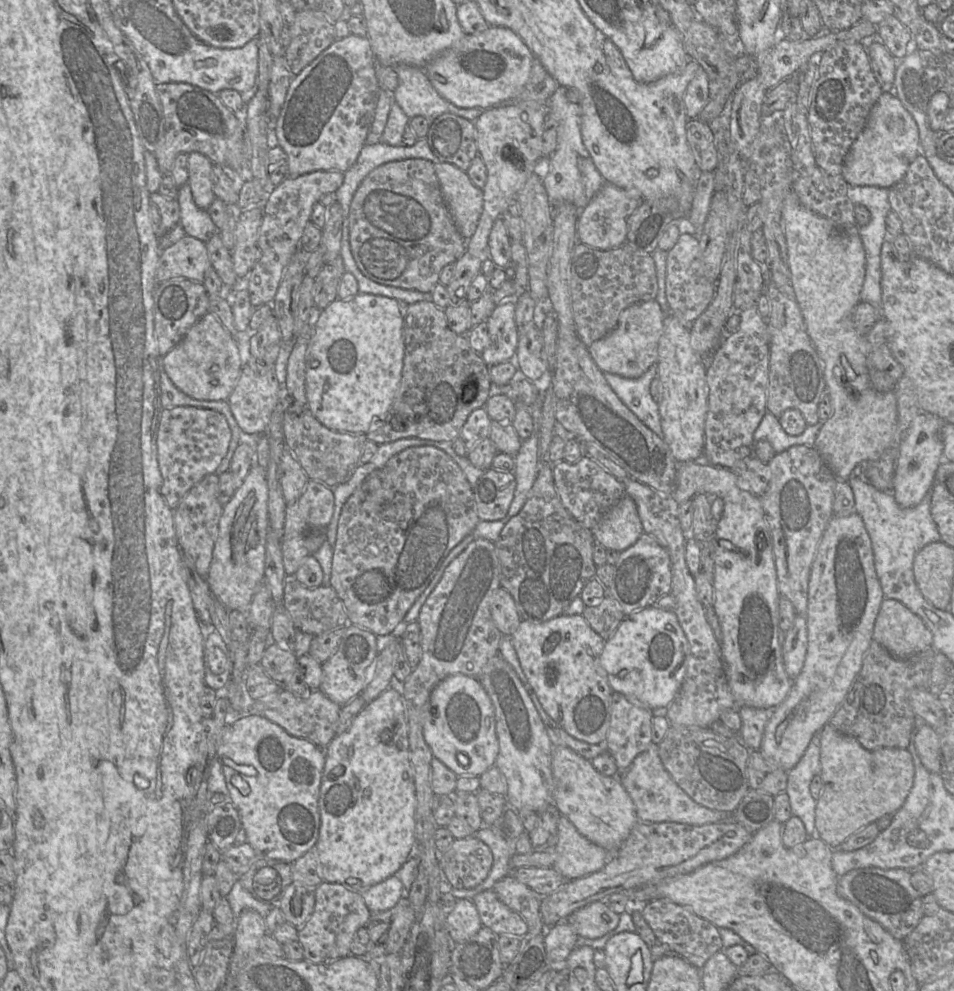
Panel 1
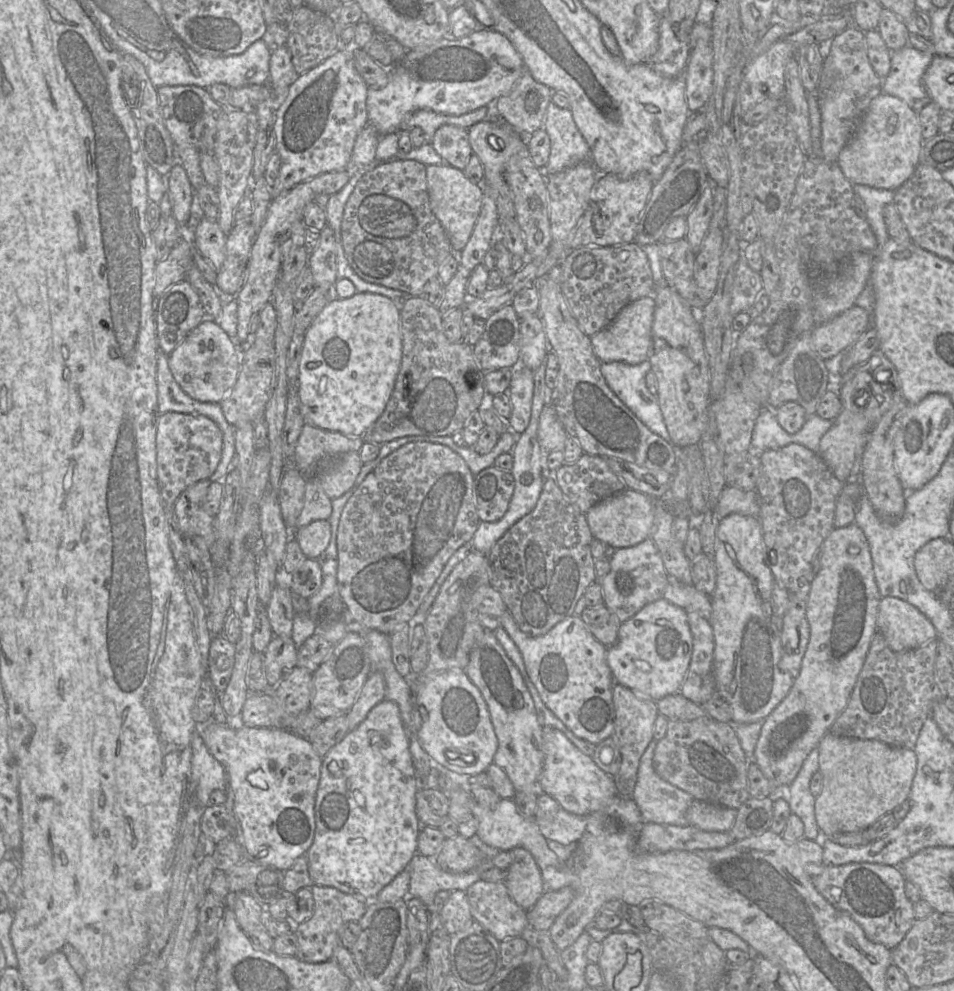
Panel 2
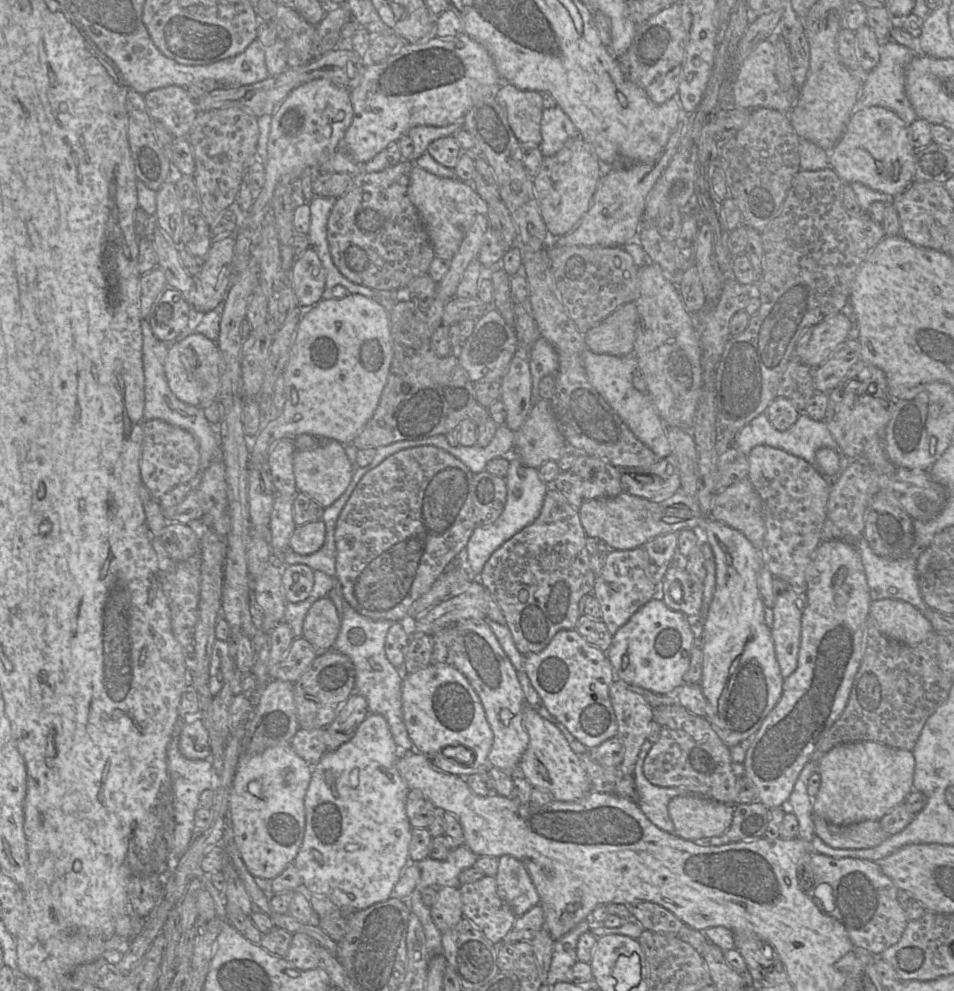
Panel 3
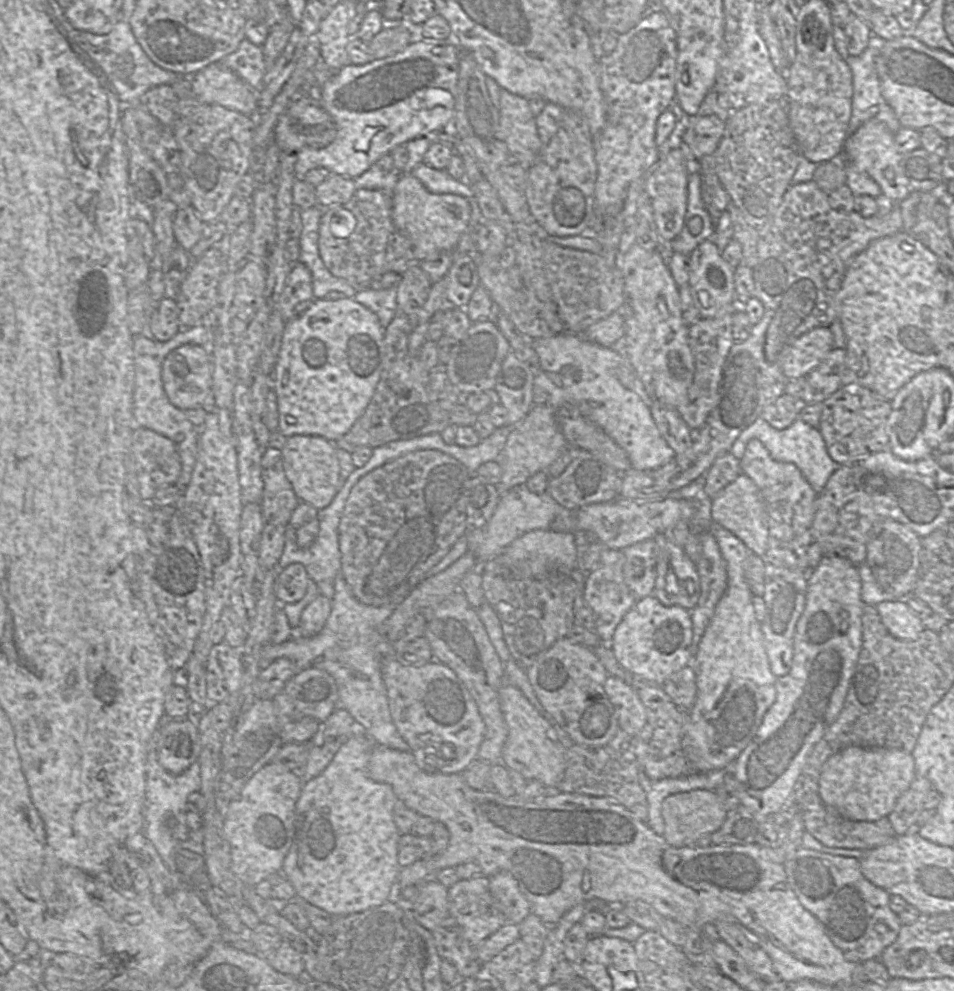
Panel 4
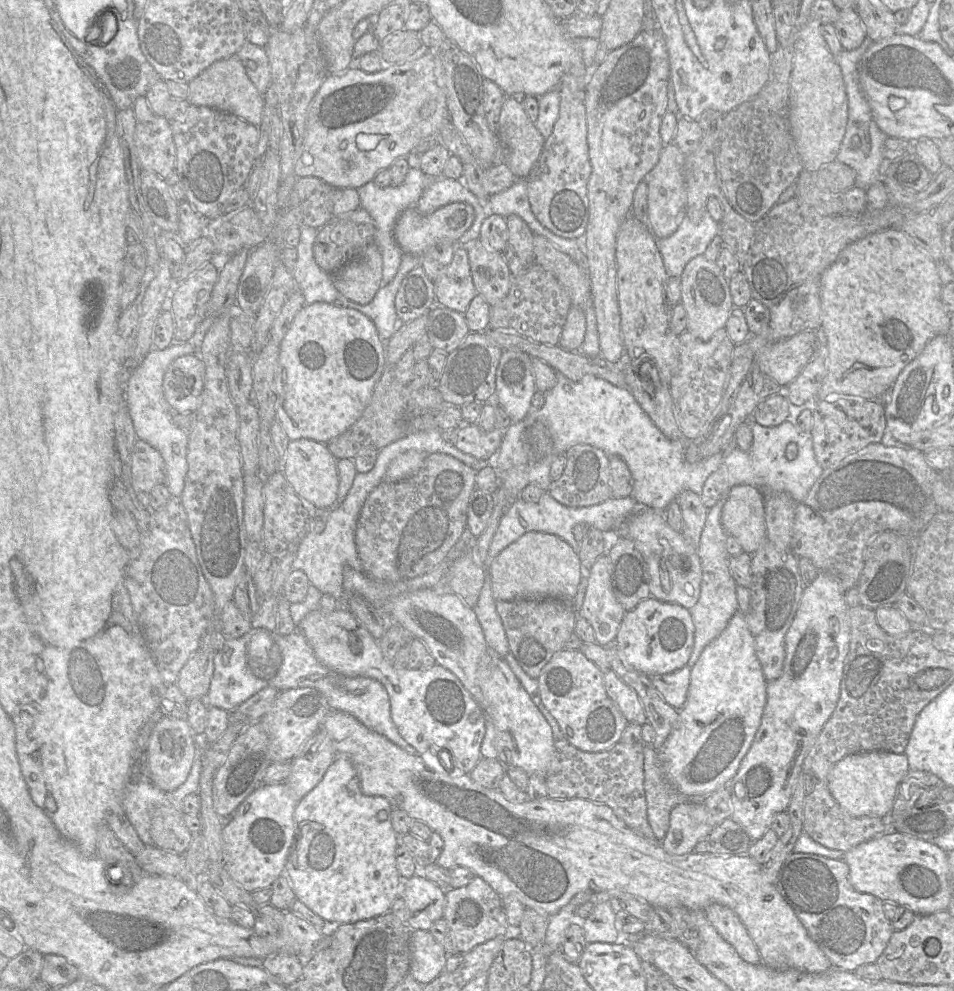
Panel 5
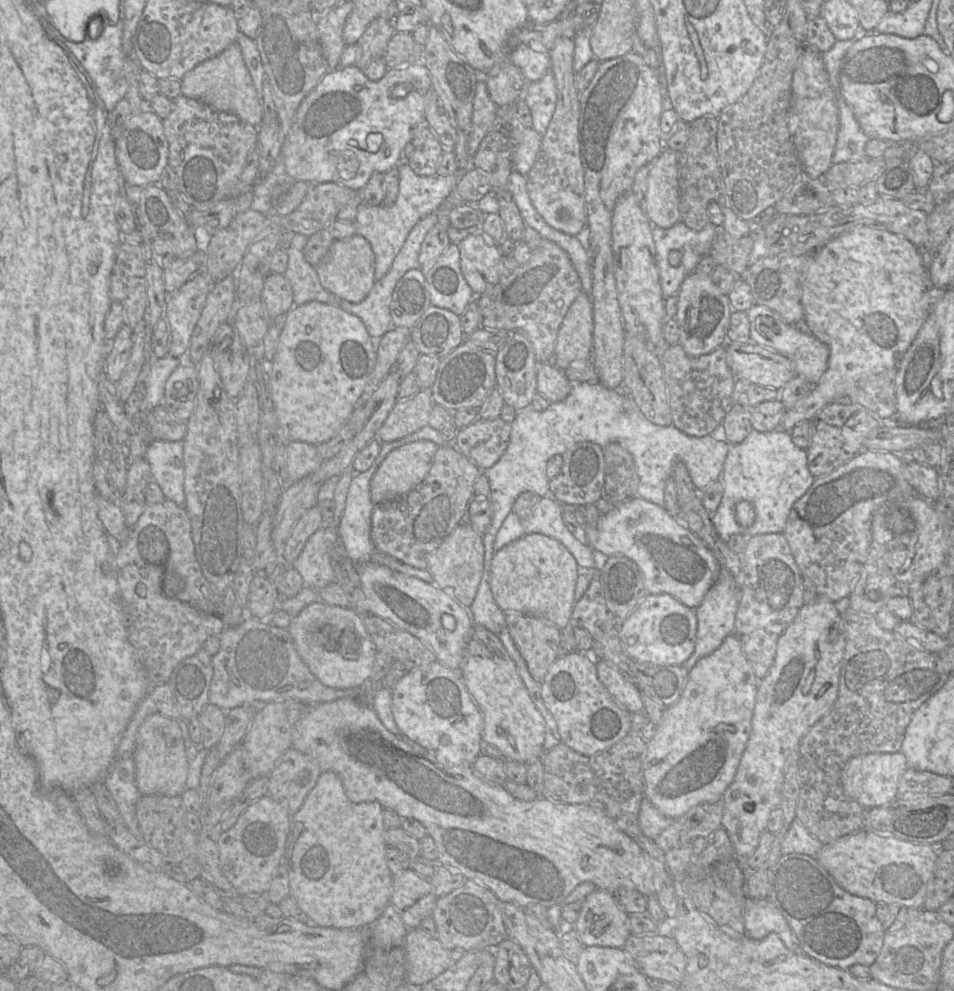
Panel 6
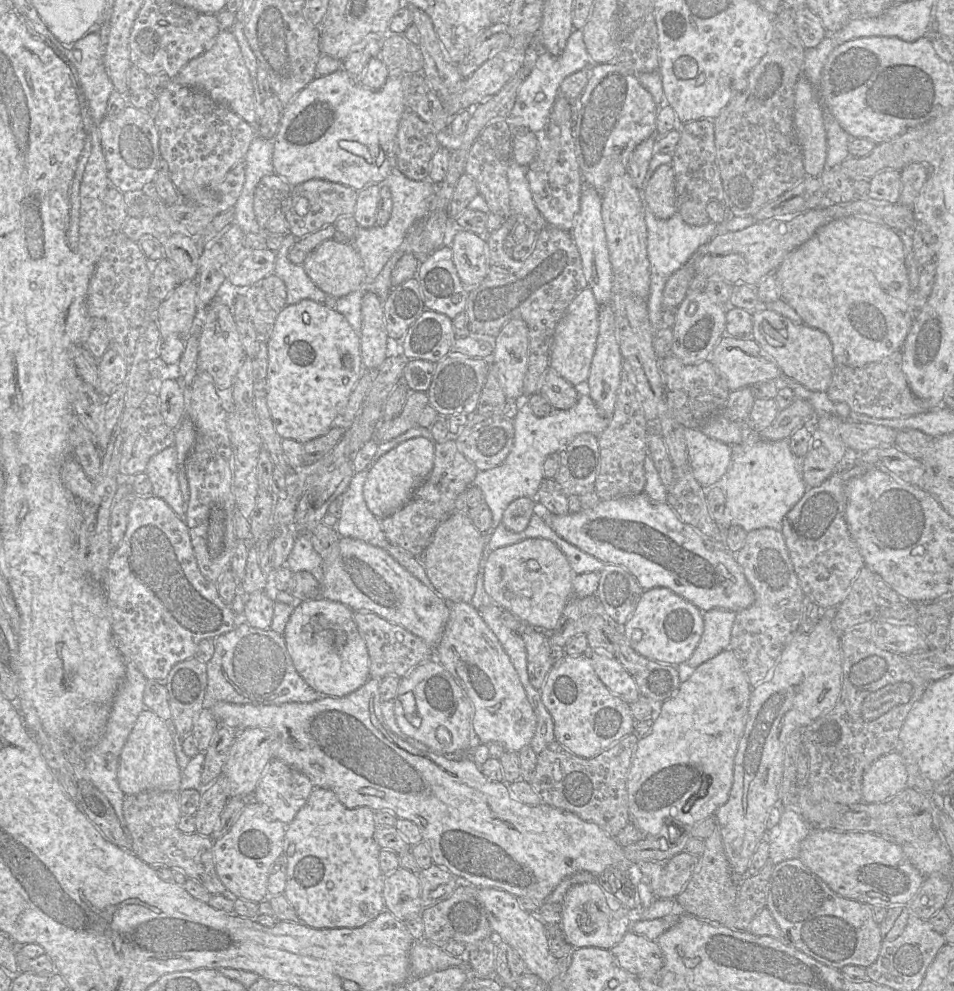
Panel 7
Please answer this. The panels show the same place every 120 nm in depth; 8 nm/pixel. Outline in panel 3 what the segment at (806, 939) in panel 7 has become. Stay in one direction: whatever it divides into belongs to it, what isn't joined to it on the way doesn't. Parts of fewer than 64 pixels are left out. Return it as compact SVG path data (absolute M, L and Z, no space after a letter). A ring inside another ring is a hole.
M809 851L798 863L799 887L824 912L823 897L832 892L834 910L826 915L841 923L853 945L865 949L874 956L896 944L907 924L905 909L897 900L898 889L883 872L877 862L840 858Z

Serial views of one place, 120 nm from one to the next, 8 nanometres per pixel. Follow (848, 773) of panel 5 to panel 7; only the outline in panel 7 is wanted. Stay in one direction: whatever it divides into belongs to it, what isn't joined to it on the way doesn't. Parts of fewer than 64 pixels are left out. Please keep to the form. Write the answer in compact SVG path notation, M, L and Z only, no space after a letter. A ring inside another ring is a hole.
M892 751L875 760L862 778L862 801L886 801L907 787L908 773L905 761L898 751Z

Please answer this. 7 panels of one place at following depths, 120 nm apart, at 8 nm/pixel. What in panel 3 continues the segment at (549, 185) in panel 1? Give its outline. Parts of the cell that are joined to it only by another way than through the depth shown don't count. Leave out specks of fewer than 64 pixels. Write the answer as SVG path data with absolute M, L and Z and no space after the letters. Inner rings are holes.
M557 106L543 110L541 135L540 150L543 157L549 157L559 152L570 139L579 134L569 117Z

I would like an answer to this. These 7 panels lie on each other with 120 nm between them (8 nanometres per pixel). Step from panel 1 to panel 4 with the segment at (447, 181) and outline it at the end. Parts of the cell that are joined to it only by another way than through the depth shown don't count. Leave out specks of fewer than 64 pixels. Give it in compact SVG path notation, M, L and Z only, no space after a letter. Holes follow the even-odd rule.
M402 173L392 190L392 220L397 230L410 242L413 254L423 262L441 251L453 251L461 236L468 230L471 206L456 194L434 194L429 192L419 179L411 173Z

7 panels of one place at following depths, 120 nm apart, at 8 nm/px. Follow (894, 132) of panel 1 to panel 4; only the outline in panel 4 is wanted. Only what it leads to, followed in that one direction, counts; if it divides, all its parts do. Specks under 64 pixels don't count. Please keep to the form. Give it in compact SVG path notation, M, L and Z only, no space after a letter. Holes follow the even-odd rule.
M872 118L861 125L846 138L842 155L847 163L857 170L867 173L875 180L880 186L882 194L894 202L900 202L911 194L912 190L907 186L903 169L900 167L902 154L897 150L895 134L884 122Z

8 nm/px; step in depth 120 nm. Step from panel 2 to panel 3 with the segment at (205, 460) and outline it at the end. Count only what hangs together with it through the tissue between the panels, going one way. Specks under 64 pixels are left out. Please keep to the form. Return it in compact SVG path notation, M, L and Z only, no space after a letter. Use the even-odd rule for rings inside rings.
M145 420L140 458L142 484L154 499L179 484L186 484L200 471L200 451L195 437L186 430L163 420Z

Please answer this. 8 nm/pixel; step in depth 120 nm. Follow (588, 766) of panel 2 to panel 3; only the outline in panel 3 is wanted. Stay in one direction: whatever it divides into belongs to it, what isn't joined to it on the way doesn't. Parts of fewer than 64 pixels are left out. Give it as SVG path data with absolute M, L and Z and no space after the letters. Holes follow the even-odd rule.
M527 704L523 709L523 726L528 733L529 743L518 769L531 785L564 802L572 802L588 794L590 788L586 772L578 754L572 750L560 729Z

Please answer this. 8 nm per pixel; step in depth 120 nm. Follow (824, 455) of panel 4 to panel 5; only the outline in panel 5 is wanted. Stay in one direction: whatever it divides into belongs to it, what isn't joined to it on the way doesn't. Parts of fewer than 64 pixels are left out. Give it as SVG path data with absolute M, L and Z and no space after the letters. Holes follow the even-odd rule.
M753 420L747 422L753 434L750 450L743 452L735 441L731 441L723 450L722 464L727 469L728 490L736 485L752 485L761 491L780 491L788 493L795 502L803 501L824 469L818 464L811 433L801 432L796 423L785 421L776 427L764 427ZM789 443L797 446L798 454L793 461L788 461L785 450Z

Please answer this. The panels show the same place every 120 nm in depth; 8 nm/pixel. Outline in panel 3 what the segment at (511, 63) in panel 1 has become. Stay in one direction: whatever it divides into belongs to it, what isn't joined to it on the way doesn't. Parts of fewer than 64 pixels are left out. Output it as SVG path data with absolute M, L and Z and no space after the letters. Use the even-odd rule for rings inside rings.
M461 34L457 37L435 37L430 39L426 43L406 43L399 47L399 49L385 61L367 65L360 83L350 89L350 100L352 103L354 115L352 123L347 129L344 138L341 141L341 146L339 149L344 149L357 163L365 164L379 152L385 150L390 144L397 142L402 135L406 134L409 129L415 126L427 125L442 127L460 122L466 112L476 102L478 102L485 96L495 96L496 91L498 92L498 89L501 86L501 81L503 80L498 74L495 65L486 49L466 34Z

